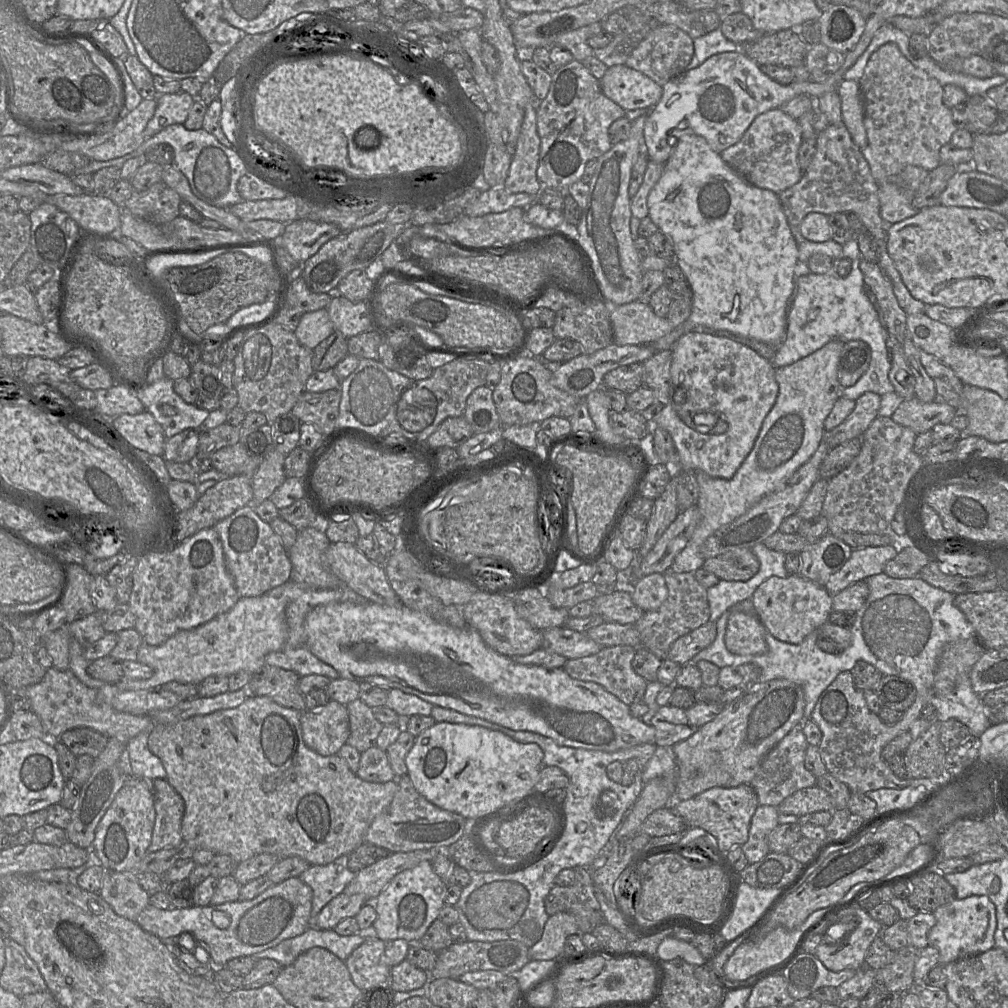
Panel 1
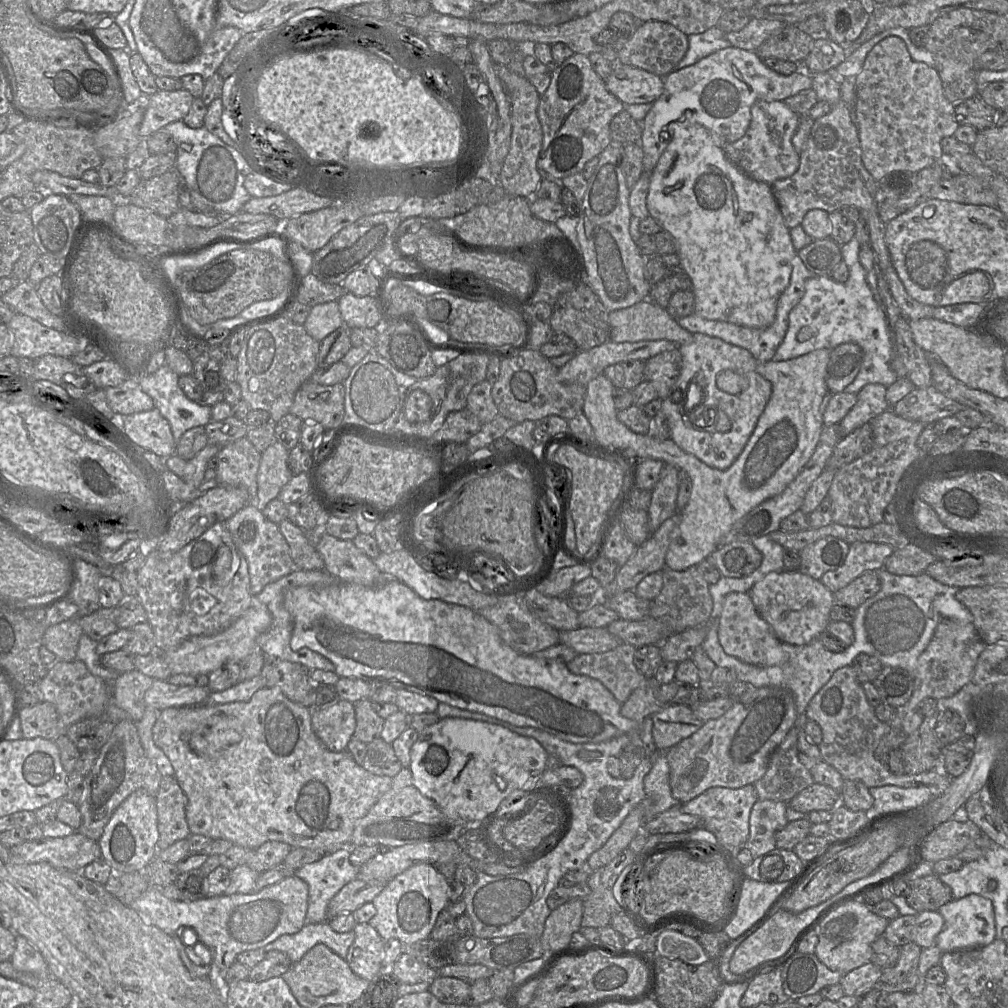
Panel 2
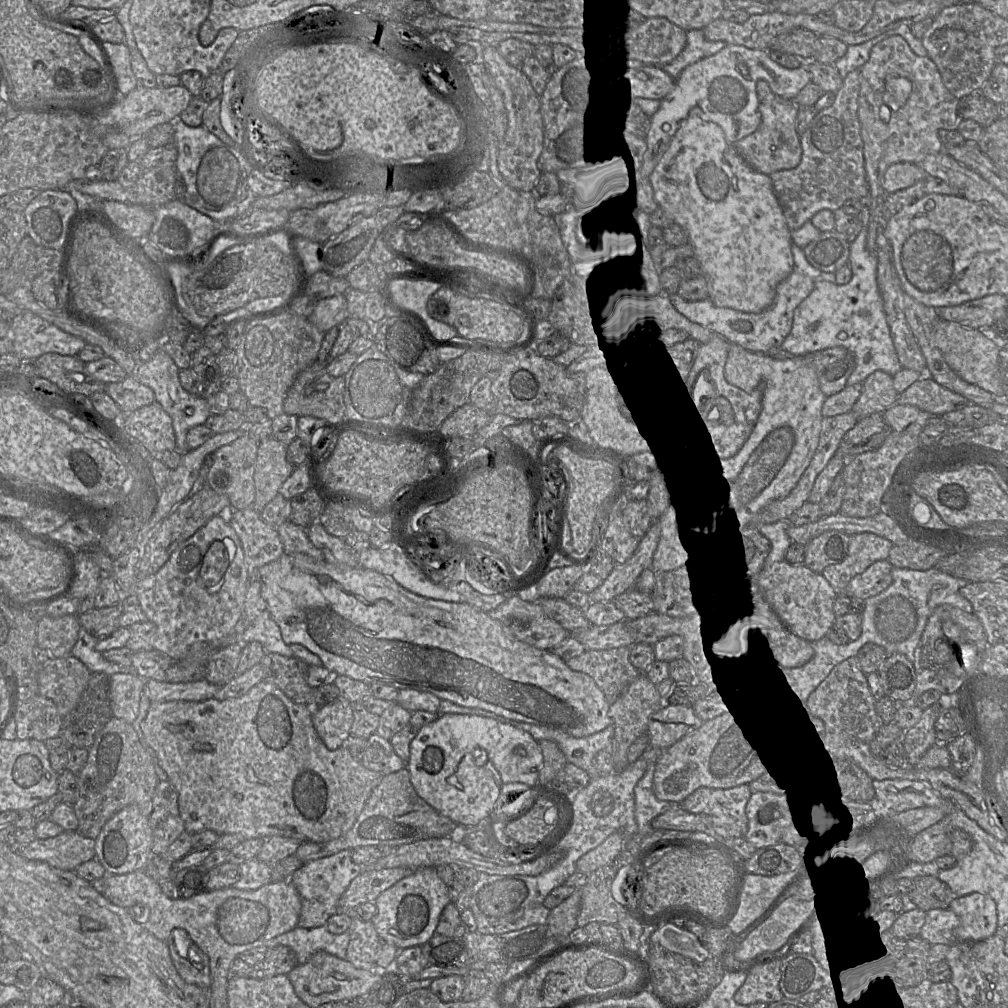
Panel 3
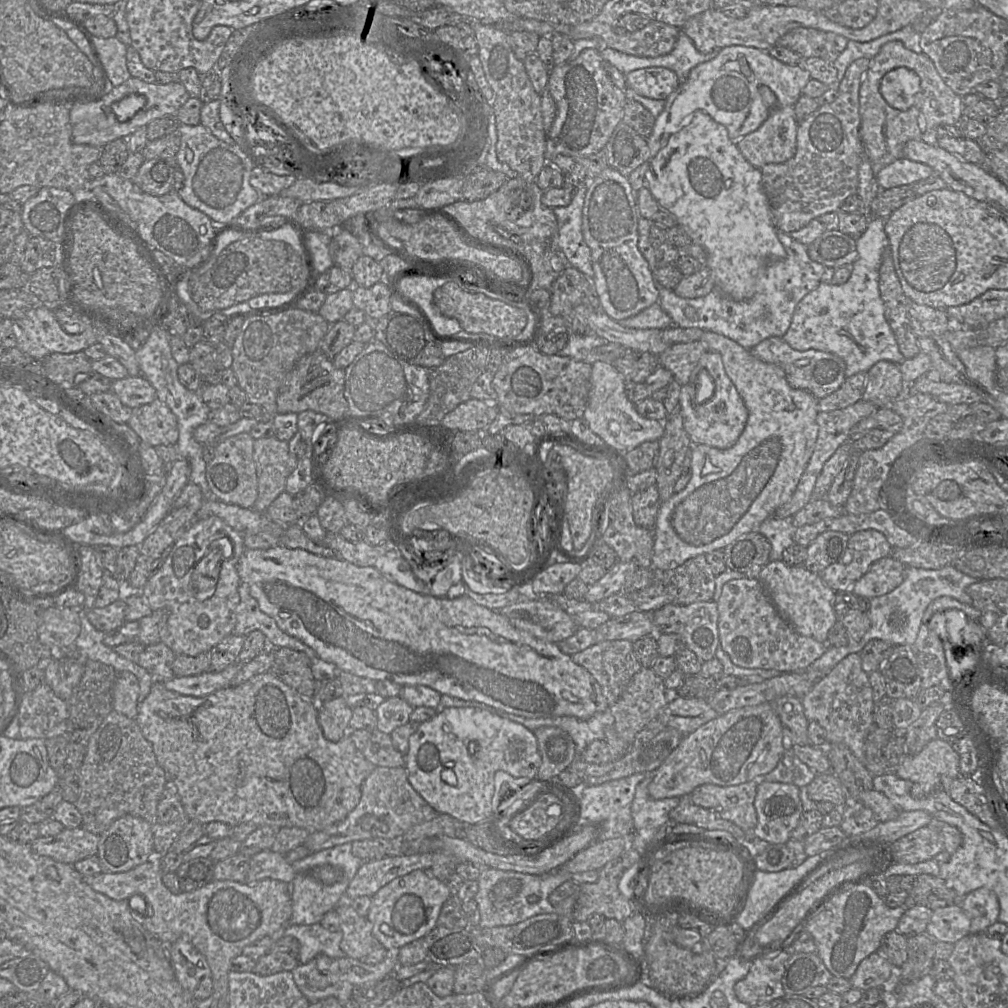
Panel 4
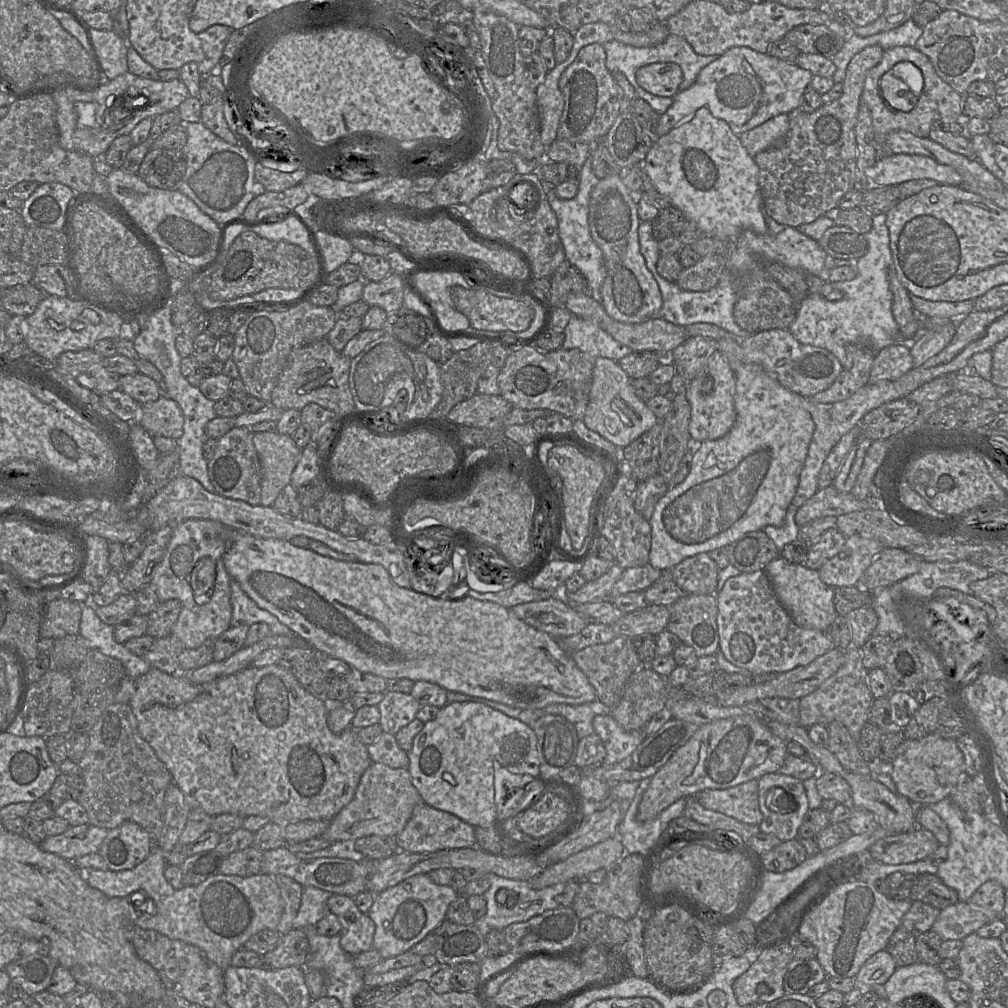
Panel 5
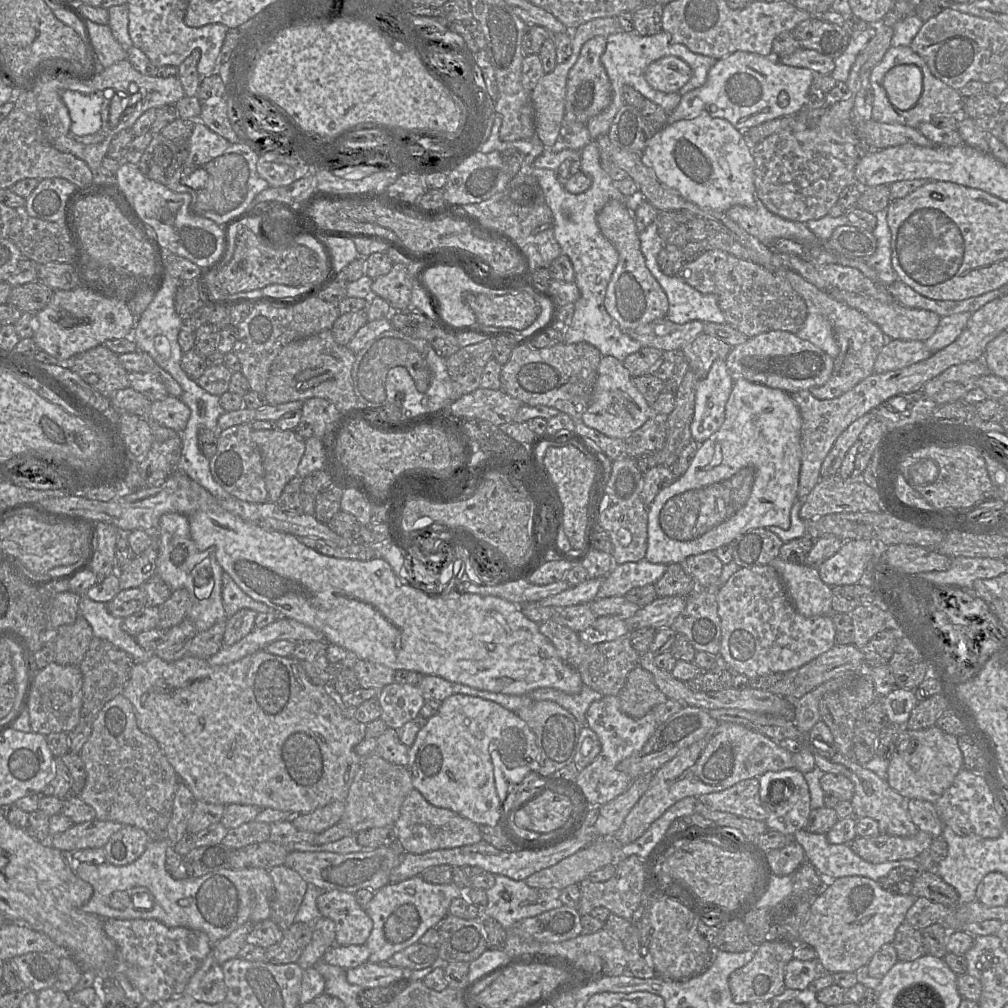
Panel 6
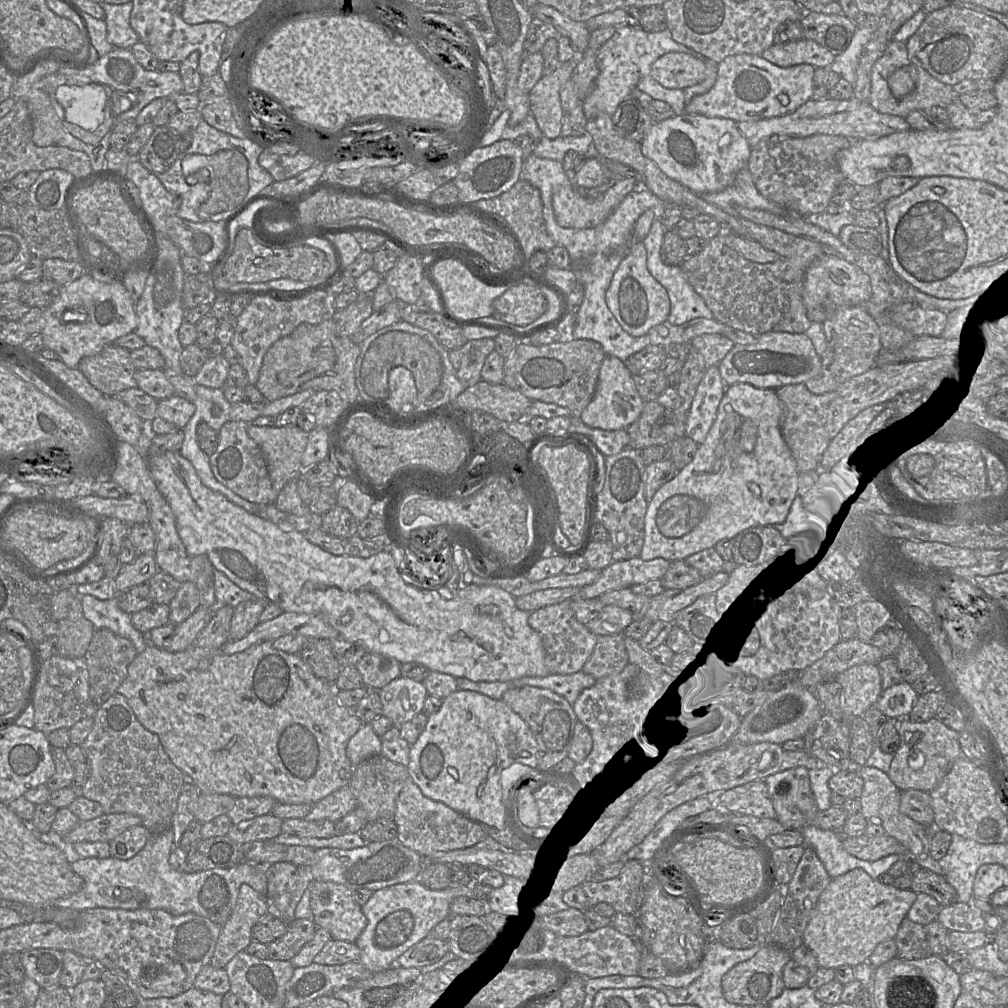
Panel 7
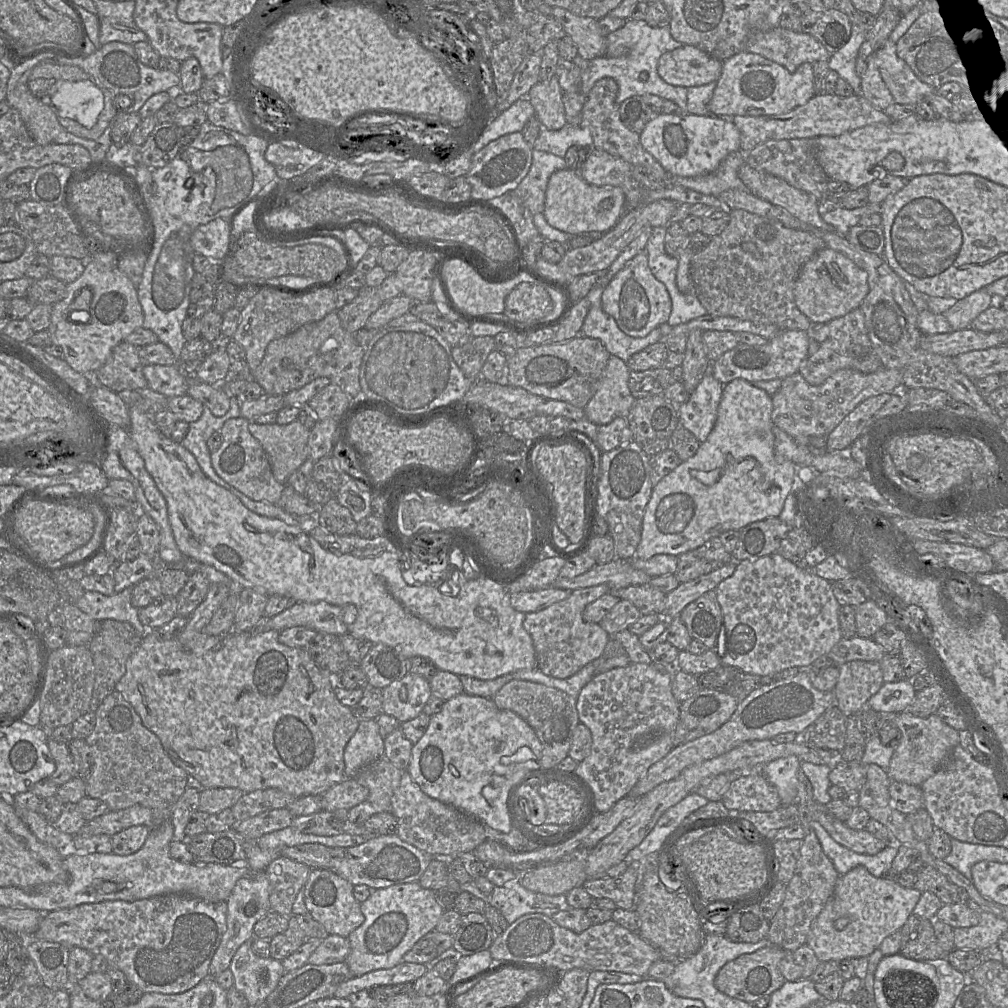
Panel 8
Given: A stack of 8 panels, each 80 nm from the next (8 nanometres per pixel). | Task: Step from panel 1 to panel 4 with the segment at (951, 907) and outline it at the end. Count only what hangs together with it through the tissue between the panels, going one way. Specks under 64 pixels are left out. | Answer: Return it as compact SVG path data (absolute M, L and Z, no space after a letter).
M978 888L957 903L970 918L970 933L983 933L998 921L1000 904L997 895L990 889Z

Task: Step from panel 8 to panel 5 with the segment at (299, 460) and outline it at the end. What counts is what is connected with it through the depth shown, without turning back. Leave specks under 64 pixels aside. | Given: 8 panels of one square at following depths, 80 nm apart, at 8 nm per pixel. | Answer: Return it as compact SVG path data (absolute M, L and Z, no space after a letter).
M255 432L253 443L261 467L261 505L272 506L281 490L290 483L301 449L291 435Z

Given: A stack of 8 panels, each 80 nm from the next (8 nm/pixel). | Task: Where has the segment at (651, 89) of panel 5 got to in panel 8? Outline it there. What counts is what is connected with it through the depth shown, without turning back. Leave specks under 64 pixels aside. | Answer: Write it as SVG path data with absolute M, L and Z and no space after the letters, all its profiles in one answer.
M683 45L661 55L658 74L668 84L682 87L696 87L717 81L723 62L705 51Z

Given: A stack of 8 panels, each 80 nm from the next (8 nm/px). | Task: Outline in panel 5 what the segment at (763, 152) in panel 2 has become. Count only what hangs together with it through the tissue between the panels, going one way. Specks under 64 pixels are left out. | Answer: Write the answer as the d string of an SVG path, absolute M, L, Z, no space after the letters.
M790 113L779 114L740 135L742 145L753 158L760 152L778 145L789 131Z

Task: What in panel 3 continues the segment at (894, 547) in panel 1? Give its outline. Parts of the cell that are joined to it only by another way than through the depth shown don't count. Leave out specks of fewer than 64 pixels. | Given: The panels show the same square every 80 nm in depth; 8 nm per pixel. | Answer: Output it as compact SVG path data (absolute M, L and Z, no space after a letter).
M873 533L851 535L845 558L840 563L829 565L821 574L836 592L841 592L856 575L863 573L874 562L887 560L892 547L889 540Z

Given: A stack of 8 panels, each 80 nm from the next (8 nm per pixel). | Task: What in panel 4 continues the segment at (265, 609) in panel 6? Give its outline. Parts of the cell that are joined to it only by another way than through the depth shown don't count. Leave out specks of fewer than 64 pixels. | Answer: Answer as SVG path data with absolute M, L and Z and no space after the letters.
M240 582L238 592L240 601L237 606L233 635L246 637L252 631L259 630L265 635L271 647L290 648L305 653L310 659L318 657L312 648L282 631L273 618L260 610L257 600L251 596L246 583Z

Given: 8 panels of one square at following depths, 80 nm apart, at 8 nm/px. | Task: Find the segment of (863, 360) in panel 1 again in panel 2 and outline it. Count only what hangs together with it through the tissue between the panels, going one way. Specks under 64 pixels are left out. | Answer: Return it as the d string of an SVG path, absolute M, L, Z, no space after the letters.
M852 342L831 349L826 384L832 394L840 393L858 375L863 361L862 348Z

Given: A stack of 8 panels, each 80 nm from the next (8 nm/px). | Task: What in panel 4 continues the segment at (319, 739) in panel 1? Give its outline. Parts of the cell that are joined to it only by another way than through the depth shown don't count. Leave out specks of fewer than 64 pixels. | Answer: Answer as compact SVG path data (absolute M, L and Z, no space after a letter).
M340 697L322 704L318 708L318 721L324 737L338 742L350 731L353 716L353 699Z

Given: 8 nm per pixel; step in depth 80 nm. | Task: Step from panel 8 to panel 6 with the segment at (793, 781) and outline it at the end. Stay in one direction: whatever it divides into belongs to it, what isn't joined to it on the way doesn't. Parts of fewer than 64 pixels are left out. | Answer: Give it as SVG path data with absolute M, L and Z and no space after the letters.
M789 768L778 772L765 772L758 779L760 800L767 812L765 823L768 830L794 835L796 831L805 828L811 807L810 792L803 773L795 768Z

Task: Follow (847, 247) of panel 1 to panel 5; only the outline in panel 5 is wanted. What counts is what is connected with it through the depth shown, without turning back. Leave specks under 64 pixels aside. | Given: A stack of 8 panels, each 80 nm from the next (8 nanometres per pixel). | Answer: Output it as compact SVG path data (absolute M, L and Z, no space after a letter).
M886 213L872 216L873 226L865 234L867 253L855 262L856 277L849 281L832 283L843 293L839 301L829 301L819 294L808 294L799 304L789 331L802 344L825 349L832 353L846 369L846 349L851 344L866 345L875 353L900 342L899 326L892 313L893 294L889 287L888 272L892 265L889 230Z

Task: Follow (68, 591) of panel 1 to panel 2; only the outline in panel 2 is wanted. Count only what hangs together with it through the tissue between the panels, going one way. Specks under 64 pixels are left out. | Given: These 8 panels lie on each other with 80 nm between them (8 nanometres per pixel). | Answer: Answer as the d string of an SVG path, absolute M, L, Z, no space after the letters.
M75 560L76 583L70 599L78 607L78 616L88 616L99 608L98 581L99 571L84 560Z

